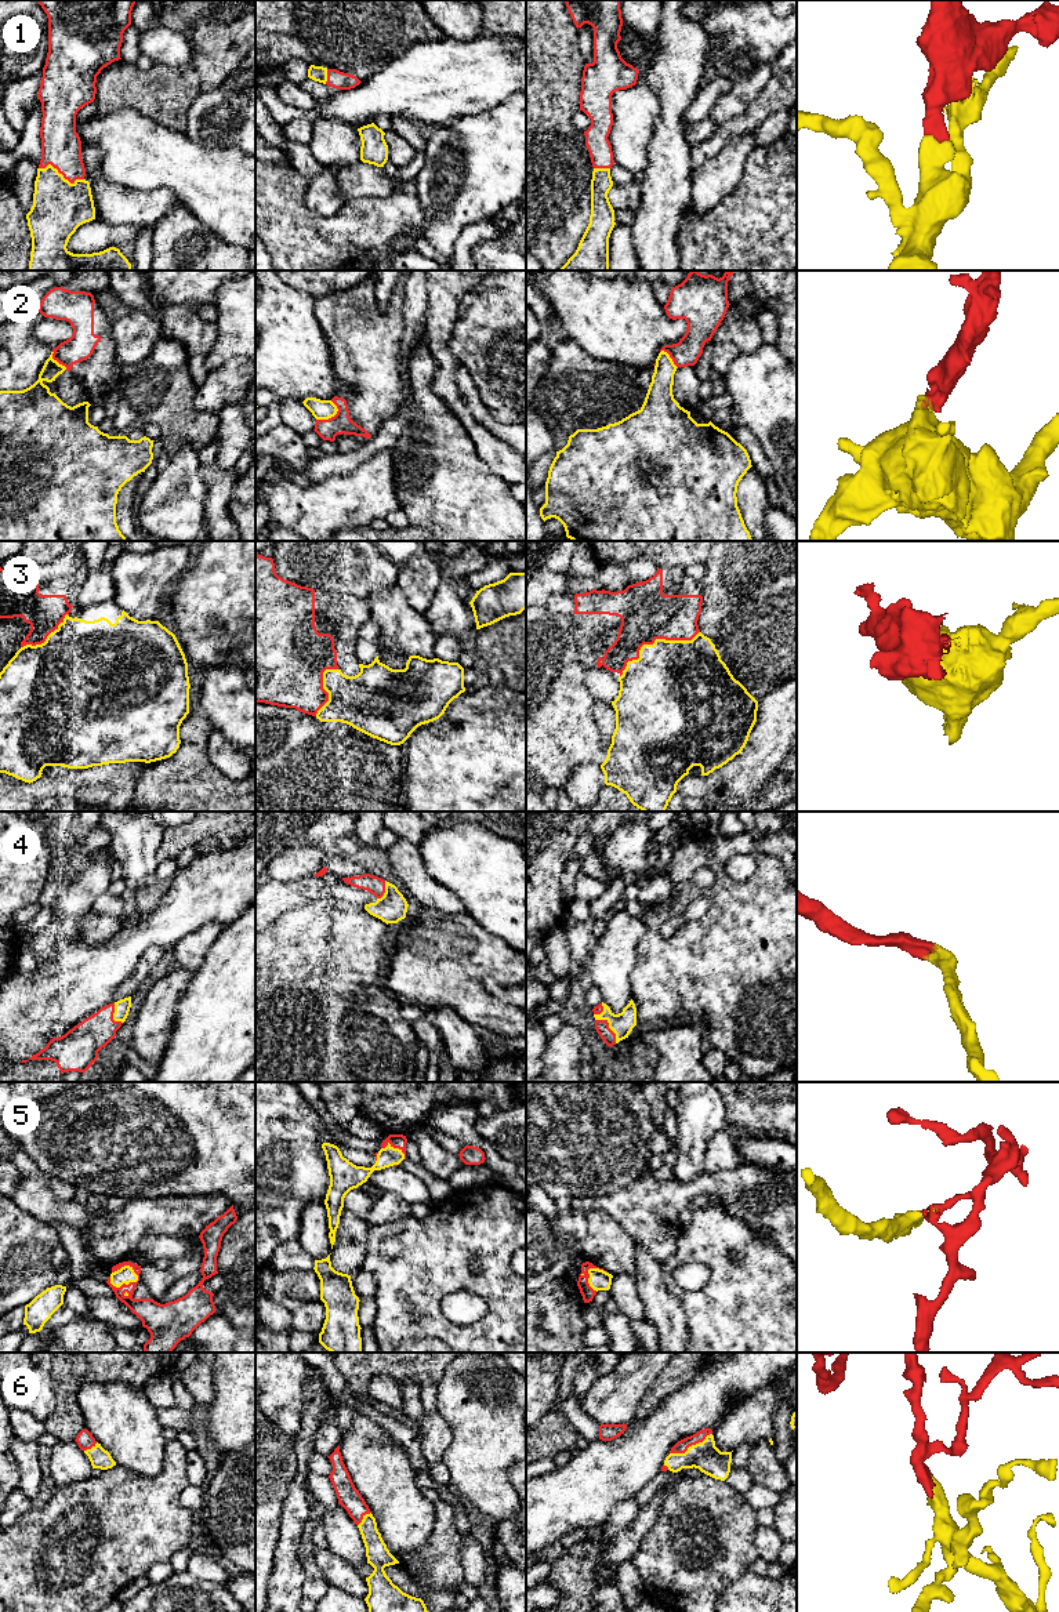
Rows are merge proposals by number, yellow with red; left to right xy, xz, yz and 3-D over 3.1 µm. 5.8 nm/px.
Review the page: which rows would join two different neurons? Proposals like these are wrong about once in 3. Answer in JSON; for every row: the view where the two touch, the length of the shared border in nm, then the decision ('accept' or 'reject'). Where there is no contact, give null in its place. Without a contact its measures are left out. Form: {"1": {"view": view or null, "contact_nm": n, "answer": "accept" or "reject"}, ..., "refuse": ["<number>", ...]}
{"1": {"view": "xy", "contact_nm": 280, "answer": "accept"}, "2": {"view": "xz", "contact_nm": 150, "answer": "reject"}, "3": {"view": "yz", "contact_nm": 550, "answer": "reject"}, "4": {"view": "yz", "contact_nm": 190, "answer": "accept"}, "5": {"view": "xy", "contact_nm": 180, "answer": "reject"}, "6": {"view": "yz", "contact_nm": 280, "answer": "accept"}, "refuse": ["2", "3", "5"]}

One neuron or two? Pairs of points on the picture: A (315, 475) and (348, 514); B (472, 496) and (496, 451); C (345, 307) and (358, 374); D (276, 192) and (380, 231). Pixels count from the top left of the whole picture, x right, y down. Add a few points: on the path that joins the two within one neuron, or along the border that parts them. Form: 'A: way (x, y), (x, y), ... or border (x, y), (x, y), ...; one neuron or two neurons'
A: border (351, 472), (330, 475), (312, 483); two neurons
B: border (471, 438), (475, 453), (510, 483); two neurons
C: way (354, 323), (358, 330), (358, 358); one neuron
D: way (303, 218), (312, 228), (321, 231), (354, 231); one neuron

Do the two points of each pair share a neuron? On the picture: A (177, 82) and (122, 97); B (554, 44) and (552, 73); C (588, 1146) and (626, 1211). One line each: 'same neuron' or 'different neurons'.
A: same neuron
B: same neuron
C: different neurons

